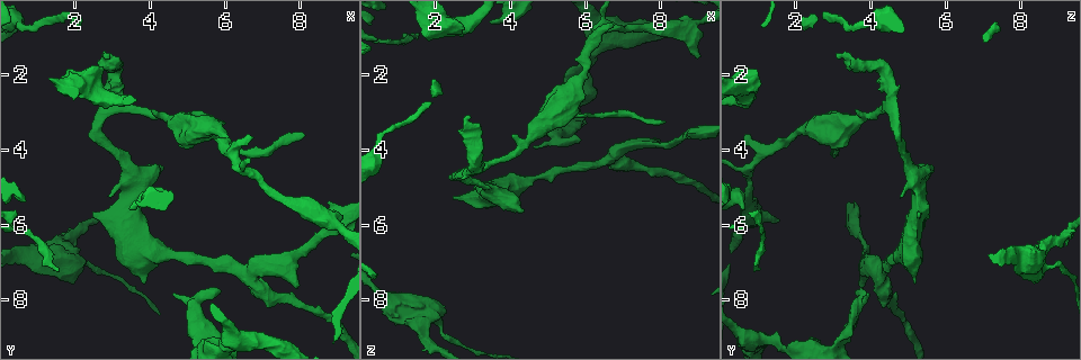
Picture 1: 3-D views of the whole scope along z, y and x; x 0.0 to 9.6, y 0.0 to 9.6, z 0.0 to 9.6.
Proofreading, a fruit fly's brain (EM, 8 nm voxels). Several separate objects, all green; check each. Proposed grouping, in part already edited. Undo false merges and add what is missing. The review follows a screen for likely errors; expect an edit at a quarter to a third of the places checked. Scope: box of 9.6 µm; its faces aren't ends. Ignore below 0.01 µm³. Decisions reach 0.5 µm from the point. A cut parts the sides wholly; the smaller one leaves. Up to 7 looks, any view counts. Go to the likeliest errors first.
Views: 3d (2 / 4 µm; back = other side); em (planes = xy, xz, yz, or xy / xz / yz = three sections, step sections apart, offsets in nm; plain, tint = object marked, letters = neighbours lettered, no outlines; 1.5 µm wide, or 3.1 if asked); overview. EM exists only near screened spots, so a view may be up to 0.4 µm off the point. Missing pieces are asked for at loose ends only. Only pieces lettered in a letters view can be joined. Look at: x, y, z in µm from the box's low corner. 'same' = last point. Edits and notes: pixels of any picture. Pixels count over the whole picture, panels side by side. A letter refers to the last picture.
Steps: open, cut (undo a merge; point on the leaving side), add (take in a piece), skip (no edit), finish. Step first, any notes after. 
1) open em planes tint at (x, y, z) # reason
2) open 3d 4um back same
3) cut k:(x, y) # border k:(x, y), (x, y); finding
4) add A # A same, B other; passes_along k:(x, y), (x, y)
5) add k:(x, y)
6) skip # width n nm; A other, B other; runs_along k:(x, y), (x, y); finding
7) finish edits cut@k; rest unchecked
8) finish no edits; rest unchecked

open em yz step 8 tint at (8.05, 3.60, 3.20) # long arm stops here

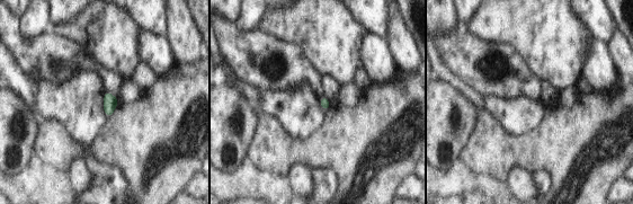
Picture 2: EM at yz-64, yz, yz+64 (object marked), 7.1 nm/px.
open em xz step 4 tint same

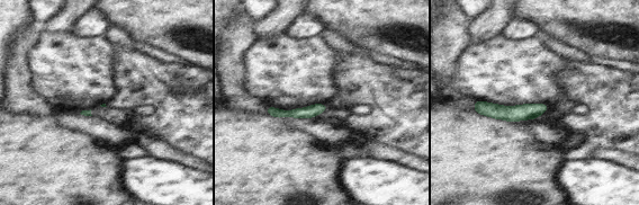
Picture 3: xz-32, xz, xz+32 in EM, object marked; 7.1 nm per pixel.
open em xz step 4 letters same # see the neighbours

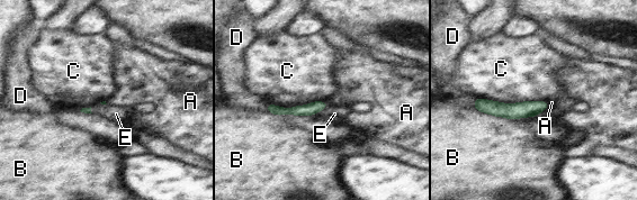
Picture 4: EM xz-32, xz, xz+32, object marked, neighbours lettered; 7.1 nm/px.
skip # A other, B other, C other, D other, E other; runs_along 4:(476, 103), (496, 109), (545, 105); no lettered piece goes on from it

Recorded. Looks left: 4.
open 3d 4um at (4.65, 7.85, 3.85) # free end

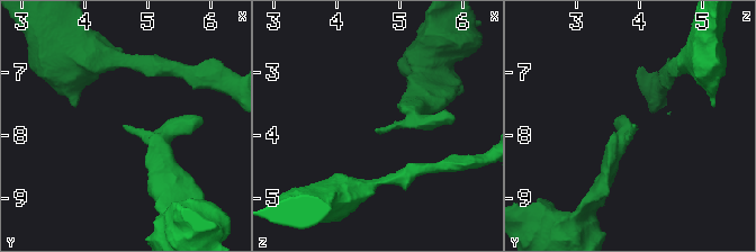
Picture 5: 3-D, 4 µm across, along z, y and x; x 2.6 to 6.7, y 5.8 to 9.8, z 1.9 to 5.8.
open em planes letters at (4.55, 7.85, 3.90)

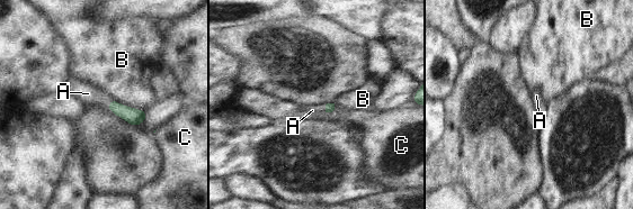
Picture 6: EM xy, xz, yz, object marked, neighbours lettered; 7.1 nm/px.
add 6:(88, 93) # A same, B other, C other; passes_along 6:(135, 117), (108, 103), (88, 93); it goes on there

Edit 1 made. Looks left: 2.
open em yz step 8 letters at (2.15, 7.05, 8.90) # calibre changes

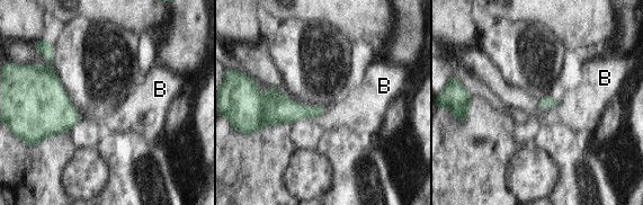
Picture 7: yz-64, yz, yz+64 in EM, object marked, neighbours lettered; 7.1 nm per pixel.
skip # longest_contact B 120 nm; B other; border 7:(561, 101), (547, 110); one cell here

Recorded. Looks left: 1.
finish edits add@6; rest unchecked

